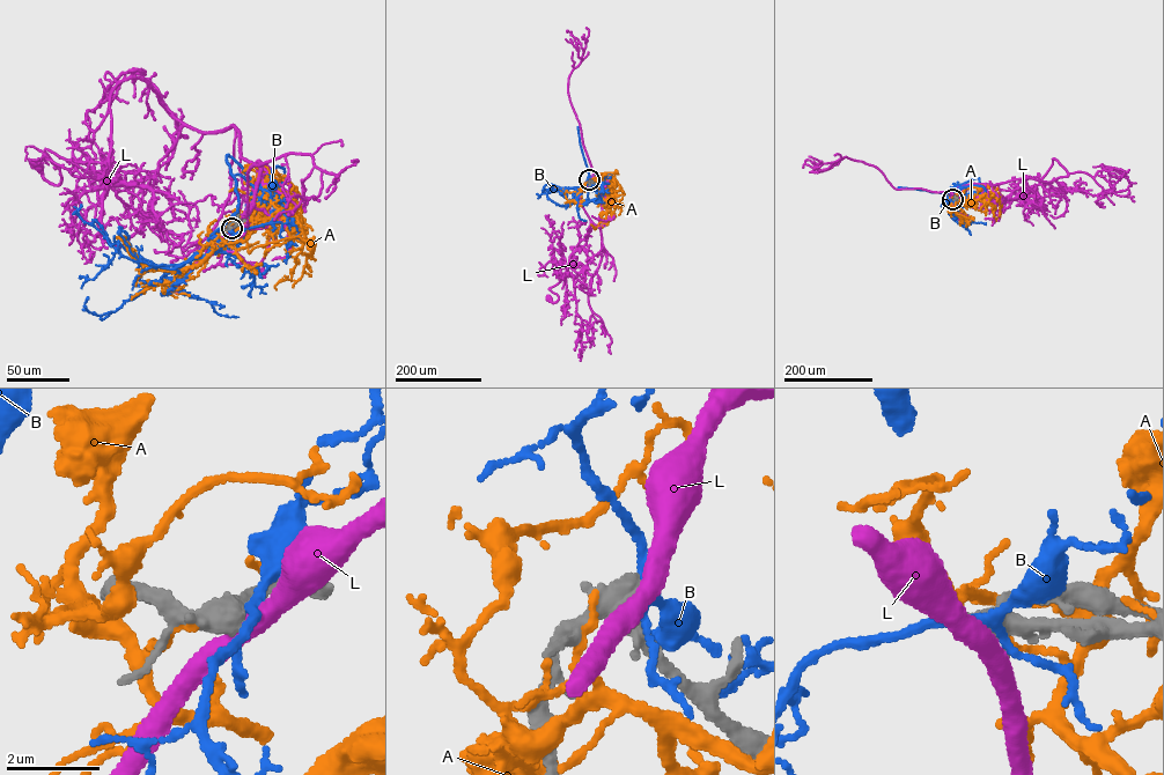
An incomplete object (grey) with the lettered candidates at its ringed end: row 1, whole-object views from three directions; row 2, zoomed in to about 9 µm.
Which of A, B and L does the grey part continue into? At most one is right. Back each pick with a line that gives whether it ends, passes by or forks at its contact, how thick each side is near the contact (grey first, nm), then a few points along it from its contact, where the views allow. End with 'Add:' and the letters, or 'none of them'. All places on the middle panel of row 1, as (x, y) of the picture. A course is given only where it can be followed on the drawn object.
Add: none of them

